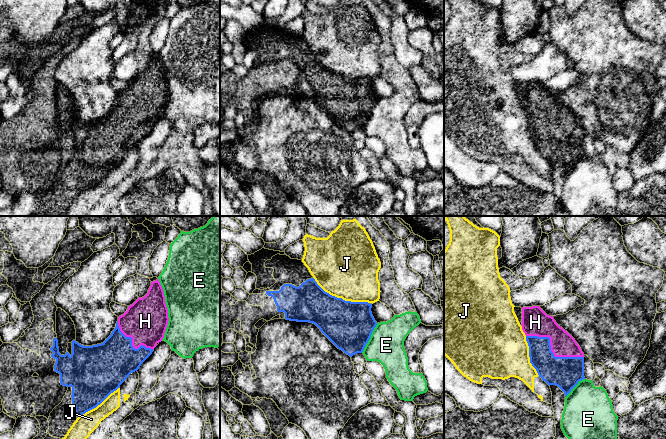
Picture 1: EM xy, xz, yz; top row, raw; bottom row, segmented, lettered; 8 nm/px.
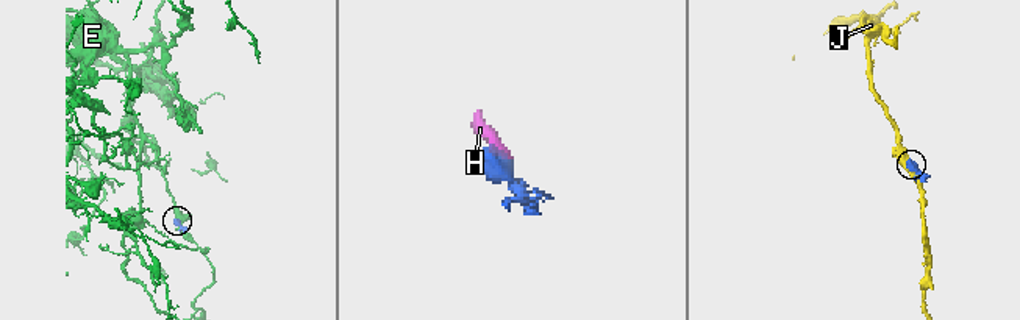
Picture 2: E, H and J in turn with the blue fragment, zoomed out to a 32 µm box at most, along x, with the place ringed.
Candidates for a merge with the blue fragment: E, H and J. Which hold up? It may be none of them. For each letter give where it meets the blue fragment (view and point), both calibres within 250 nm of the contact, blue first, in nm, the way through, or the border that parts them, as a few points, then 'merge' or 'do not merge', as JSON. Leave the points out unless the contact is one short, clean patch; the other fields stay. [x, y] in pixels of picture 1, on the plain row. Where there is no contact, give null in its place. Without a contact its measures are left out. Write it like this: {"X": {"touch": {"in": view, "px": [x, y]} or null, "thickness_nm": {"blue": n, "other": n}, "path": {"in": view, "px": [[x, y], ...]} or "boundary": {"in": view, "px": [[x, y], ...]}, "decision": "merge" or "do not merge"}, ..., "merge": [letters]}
{"E": {"touch": {"in": "xz", "px": [369, 114]}, "thickness_nm": {"blue": 380, "other": 280}, "decision": "do not merge"}, "H": {"touch": {"in": "yz", "px": [550, 126]}, "thickness_nm": {"blue": 260, "other": 200}, "decision": "merge"}, "J": {"touch": {"in": "xz", "px": [340, 74]}, "thickness_nm": {"blue": 380, "other": 480}, "decision": "do not merge"}, "merge": ["H"]}

